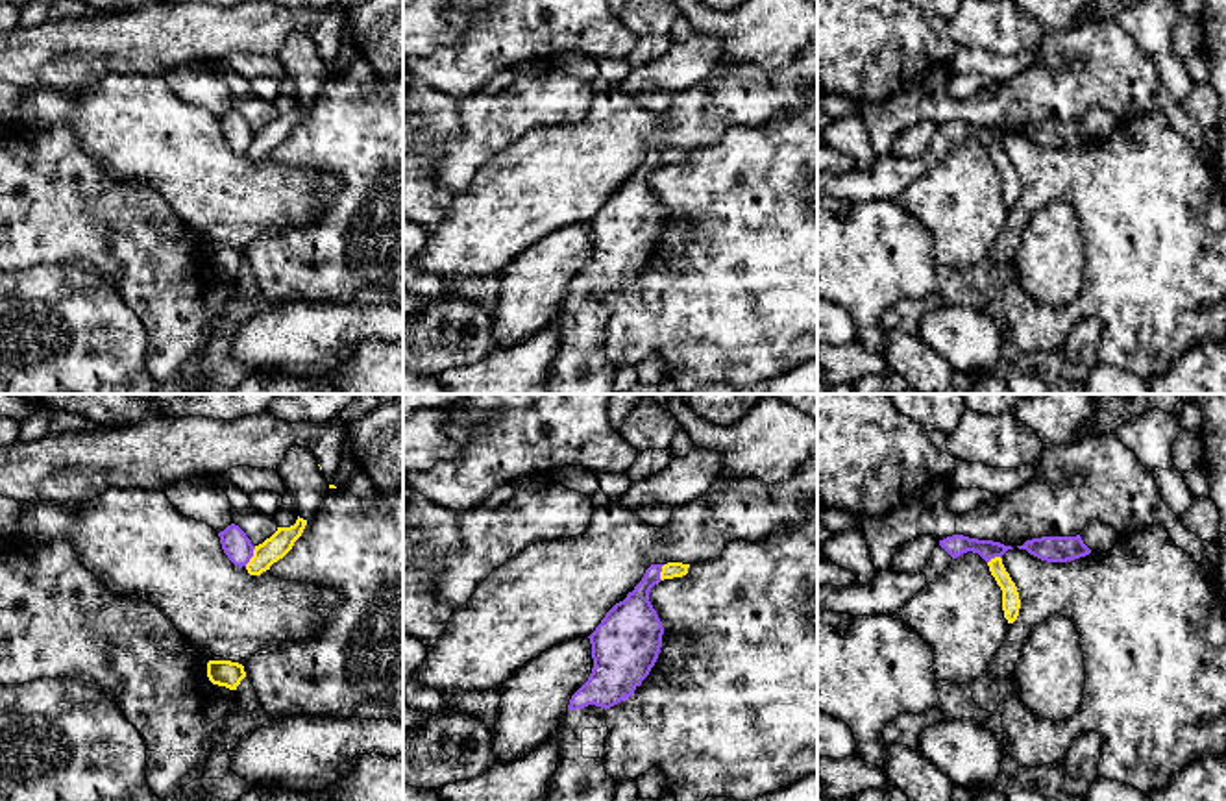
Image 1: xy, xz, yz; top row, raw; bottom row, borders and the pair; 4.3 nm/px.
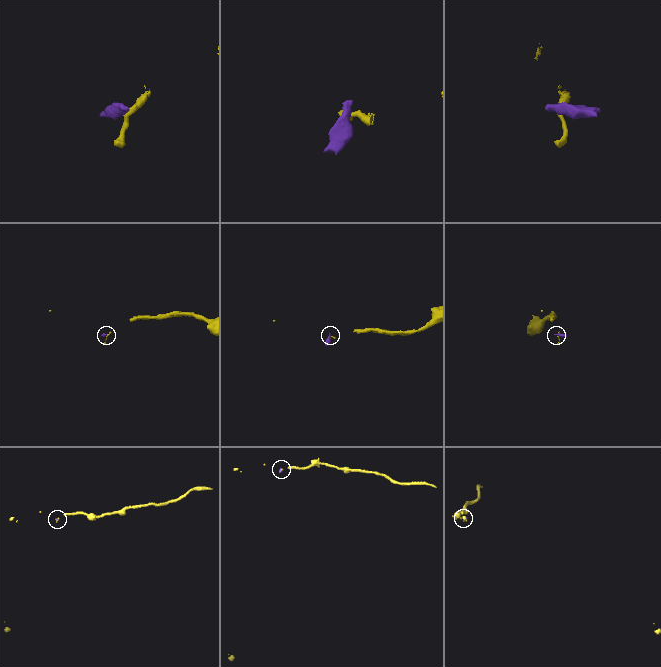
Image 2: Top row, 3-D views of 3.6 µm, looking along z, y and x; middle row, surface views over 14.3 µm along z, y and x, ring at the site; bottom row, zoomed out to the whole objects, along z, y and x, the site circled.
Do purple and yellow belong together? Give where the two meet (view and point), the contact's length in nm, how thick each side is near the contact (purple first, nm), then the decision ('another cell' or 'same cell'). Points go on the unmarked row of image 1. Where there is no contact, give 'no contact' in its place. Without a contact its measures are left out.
xy (252, 141) | 100 nm | 120/110 nm | another cell

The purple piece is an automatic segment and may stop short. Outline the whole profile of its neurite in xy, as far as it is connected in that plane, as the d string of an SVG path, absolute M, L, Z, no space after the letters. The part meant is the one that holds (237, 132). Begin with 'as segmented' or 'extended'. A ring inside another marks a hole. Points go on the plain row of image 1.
as segmented; M227 111L224 117L218 118L218 122L224 139L235 152L242 154L250 148L255 131L239 111Z

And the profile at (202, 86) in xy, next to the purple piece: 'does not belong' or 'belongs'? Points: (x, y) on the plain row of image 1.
does not belong

